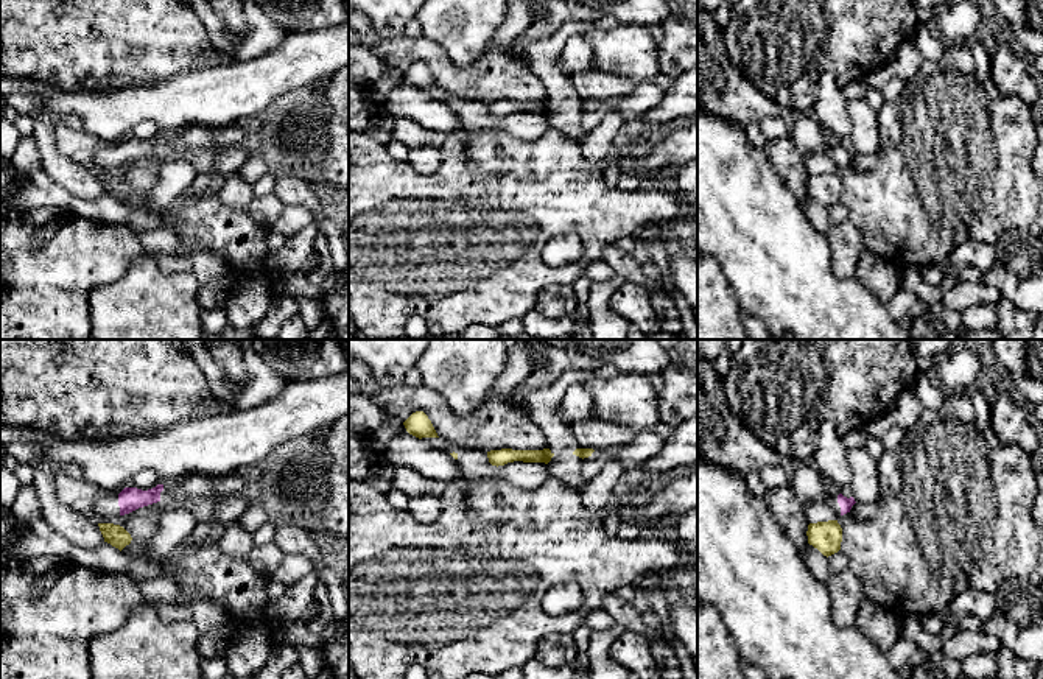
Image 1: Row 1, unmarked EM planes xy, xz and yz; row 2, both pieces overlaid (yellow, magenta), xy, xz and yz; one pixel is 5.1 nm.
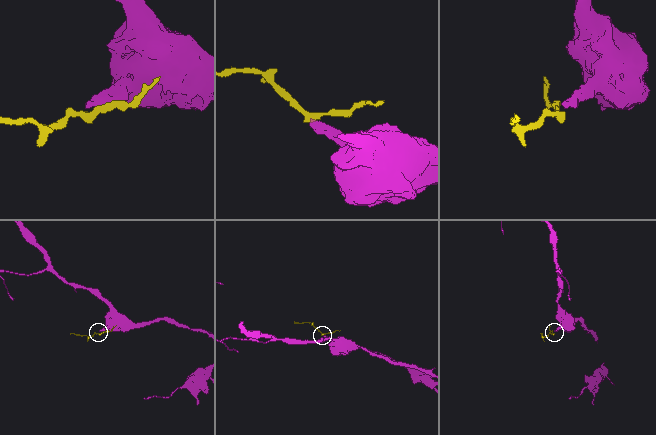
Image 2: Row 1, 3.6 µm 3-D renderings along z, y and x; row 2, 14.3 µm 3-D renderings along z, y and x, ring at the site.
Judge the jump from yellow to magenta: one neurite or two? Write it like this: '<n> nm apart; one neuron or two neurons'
40 nm apart; two neurons

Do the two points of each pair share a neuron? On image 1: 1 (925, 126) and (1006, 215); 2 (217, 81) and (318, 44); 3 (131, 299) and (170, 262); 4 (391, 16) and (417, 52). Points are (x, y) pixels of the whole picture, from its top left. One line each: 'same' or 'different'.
1: same
2: same
3: different
4: different

